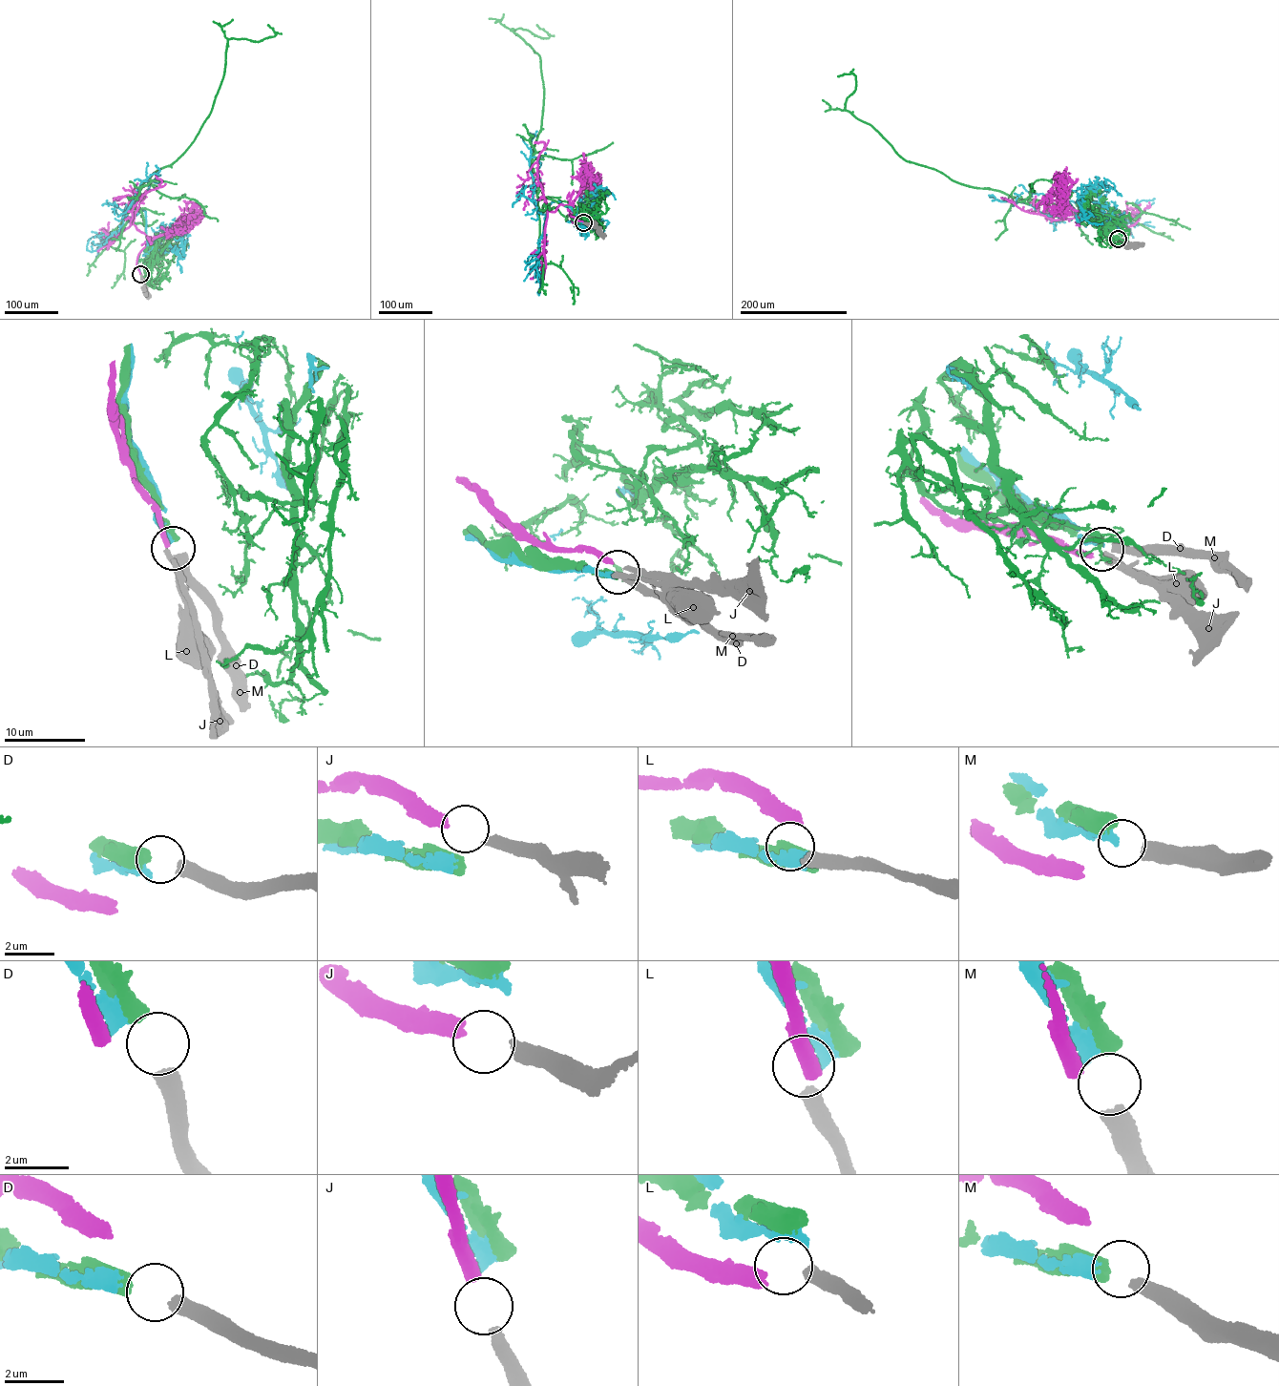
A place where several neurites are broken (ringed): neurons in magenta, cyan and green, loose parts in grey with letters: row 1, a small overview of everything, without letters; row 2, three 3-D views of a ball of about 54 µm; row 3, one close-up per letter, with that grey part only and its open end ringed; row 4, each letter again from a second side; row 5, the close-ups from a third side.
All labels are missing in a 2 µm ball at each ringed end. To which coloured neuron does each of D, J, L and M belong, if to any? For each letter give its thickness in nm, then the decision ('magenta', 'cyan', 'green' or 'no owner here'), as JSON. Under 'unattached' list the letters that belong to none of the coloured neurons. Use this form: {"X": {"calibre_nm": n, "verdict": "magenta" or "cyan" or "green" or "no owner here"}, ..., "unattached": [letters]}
{"D": {"calibre_nm": 550, "verdict": "green"}, "J": {"calibre_nm": 360, "verdict": "magenta"}, "L": {"calibre_nm": 440, "verdict": "no owner here"}, "M": {"calibre_nm": 550, "verdict": "cyan"}, "unattached": ["L"]}

